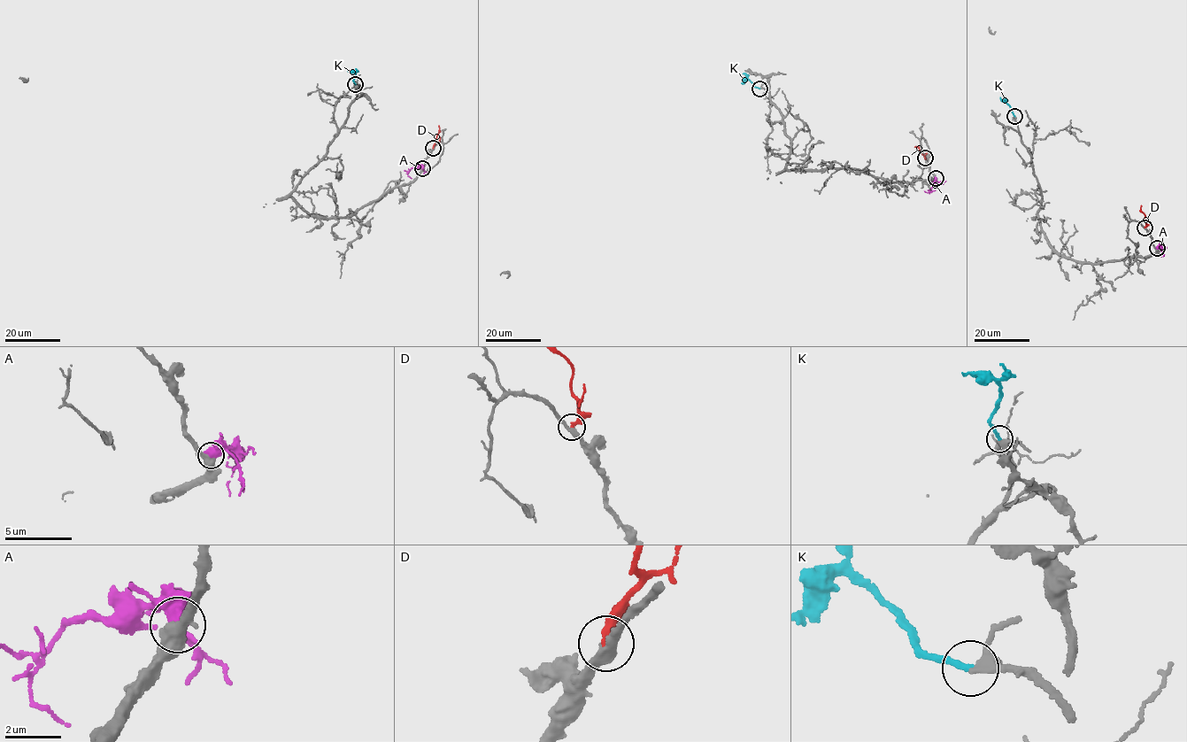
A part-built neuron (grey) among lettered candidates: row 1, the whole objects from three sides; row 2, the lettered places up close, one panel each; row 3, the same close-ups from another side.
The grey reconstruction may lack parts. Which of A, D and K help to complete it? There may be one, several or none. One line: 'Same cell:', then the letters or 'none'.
Same cell: K

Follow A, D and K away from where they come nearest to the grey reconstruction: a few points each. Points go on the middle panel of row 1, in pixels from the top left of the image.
A: (936, 178), (931, 192), (936, 189)
D: (924, 158), (914, 147)
K: (759, 88), (743, 73)

